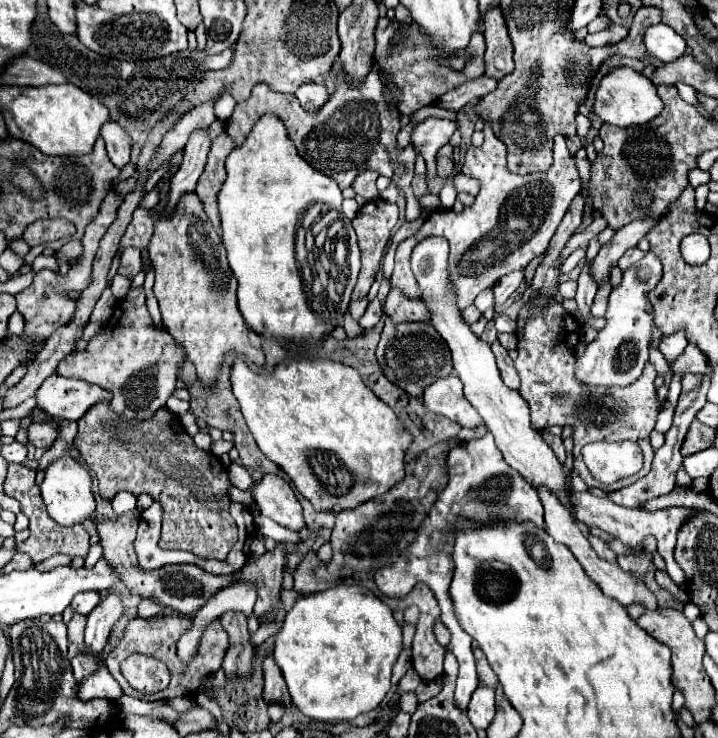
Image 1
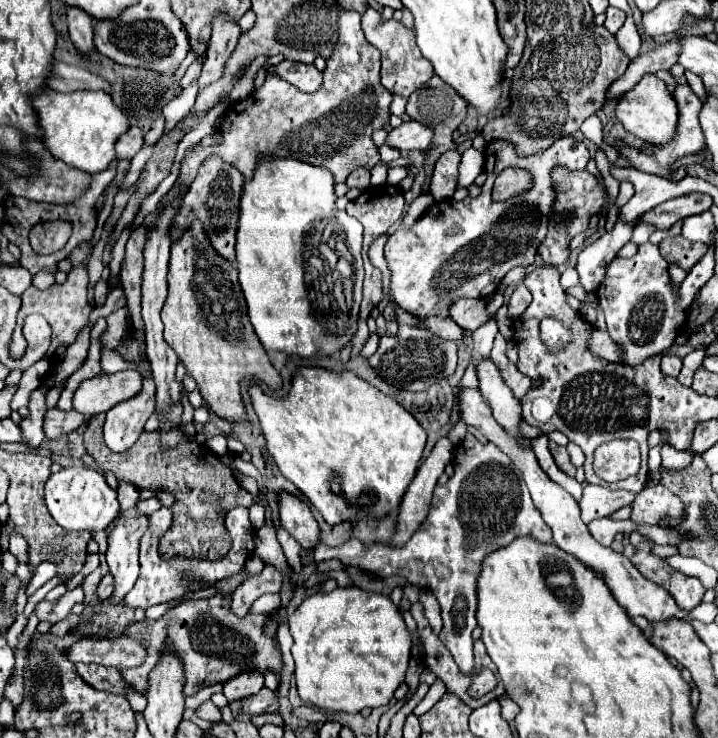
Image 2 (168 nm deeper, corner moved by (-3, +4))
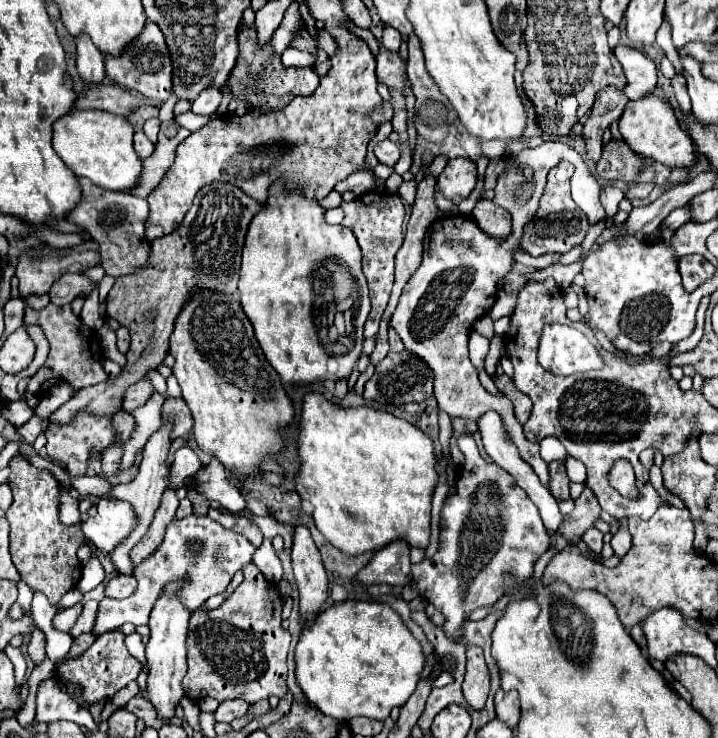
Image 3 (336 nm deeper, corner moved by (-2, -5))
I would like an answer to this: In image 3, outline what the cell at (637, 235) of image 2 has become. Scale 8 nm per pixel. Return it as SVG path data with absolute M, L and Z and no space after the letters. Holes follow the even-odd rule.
M683 206L683 208L677 208L677 210L673 210L671 212L671 216L667 218L667 226L671 228L671 230L677 230L681 224L685 224L687 220L691 220L691 218L687 218L687 206Z

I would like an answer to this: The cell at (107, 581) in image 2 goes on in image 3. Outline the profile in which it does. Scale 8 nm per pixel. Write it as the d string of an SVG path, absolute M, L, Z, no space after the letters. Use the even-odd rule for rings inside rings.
M119 574L115 576L109 584L107 584L107 590L105 590L105 596L109 598L127 598L135 592L137 588L137 582L135 582L135 576L133 574Z

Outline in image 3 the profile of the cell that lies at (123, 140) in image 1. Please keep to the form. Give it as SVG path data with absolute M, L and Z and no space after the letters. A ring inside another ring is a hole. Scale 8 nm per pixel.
M137 132L135 134L135 152L145 160L153 154L153 150L155 150L155 146L151 144L151 140L143 132Z

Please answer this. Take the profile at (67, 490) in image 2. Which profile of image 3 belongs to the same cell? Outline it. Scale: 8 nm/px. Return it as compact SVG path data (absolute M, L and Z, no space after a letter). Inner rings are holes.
M101 500L95 518L81 522L81 530L101 552L111 552L135 530L133 506L125 500Z

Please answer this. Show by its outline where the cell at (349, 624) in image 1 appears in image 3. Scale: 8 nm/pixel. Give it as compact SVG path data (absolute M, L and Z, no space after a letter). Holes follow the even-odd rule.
M347 600L329 606L317 616L313 626L303 628L301 640L295 650L295 676L305 698L317 706L325 716L337 720L351 720L365 716L373 720L385 720L395 706L403 706L415 692L419 674L425 666L425 654L417 638L403 624L401 616L389 604L355 602Z

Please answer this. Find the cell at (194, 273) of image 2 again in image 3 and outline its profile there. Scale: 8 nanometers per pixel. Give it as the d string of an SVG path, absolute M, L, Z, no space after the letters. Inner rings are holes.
M197 292L195 298L183 306L175 320L169 352L175 358L173 374L181 386L183 400L193 414L193 436L197 446L203 452L215 456L233 474L233 478L245 480L257 476L261 470L259 464L269 454L281 452L285 448L285 440L279 430L293 424L295 410L289 396L285 394L279 374L263 356L263 350L253 336L253 326L241 310L239 300L221 292Z

